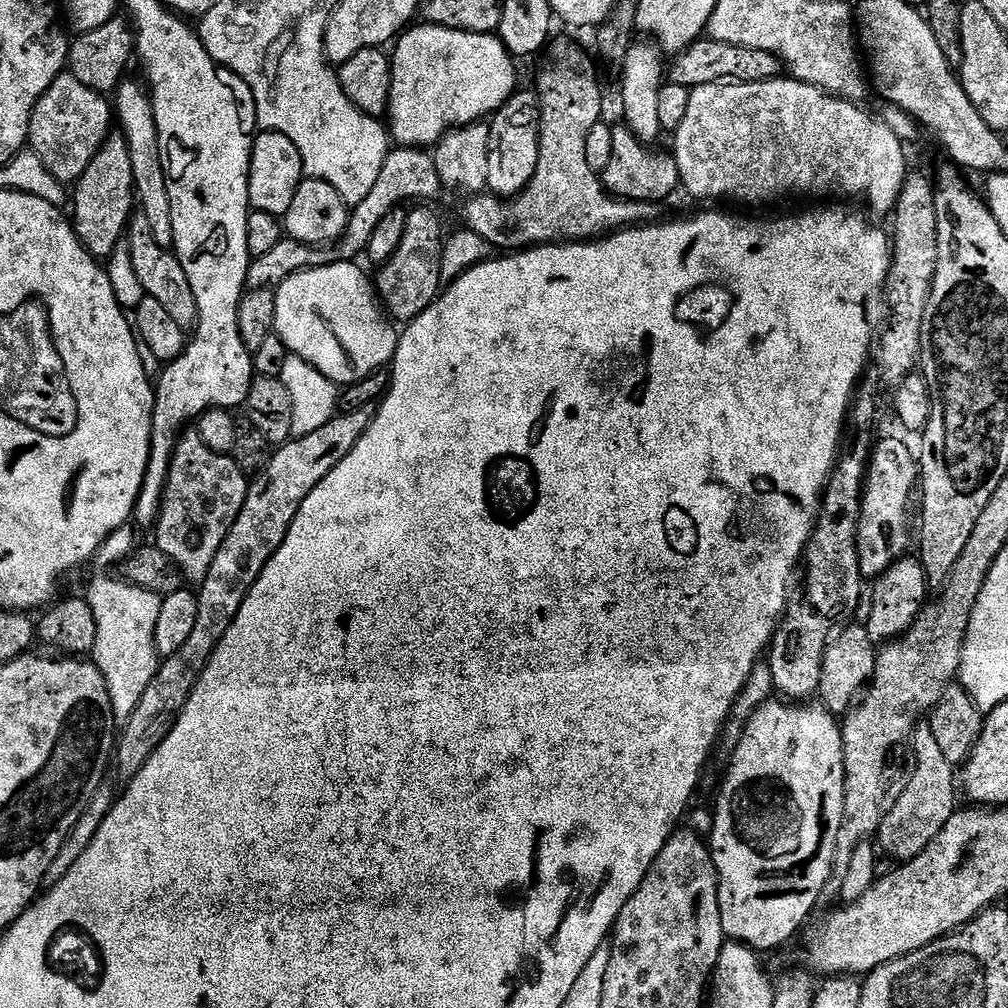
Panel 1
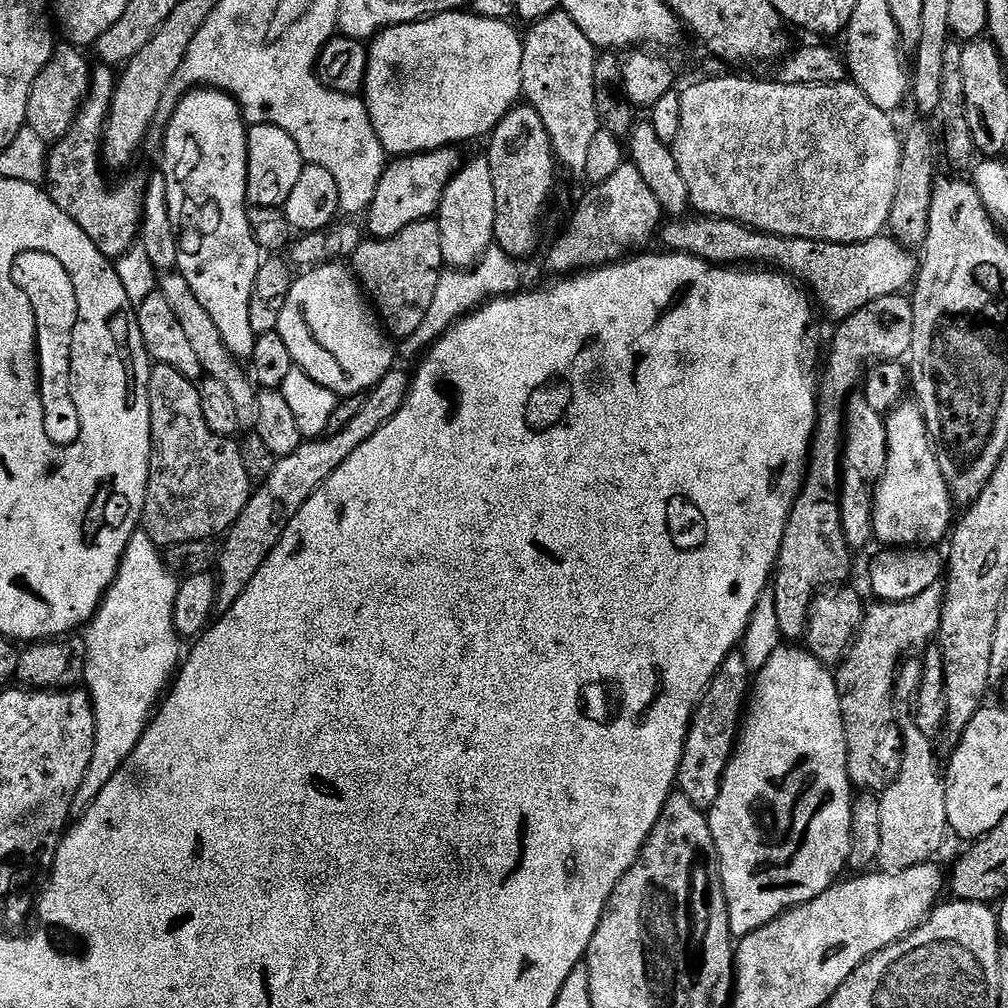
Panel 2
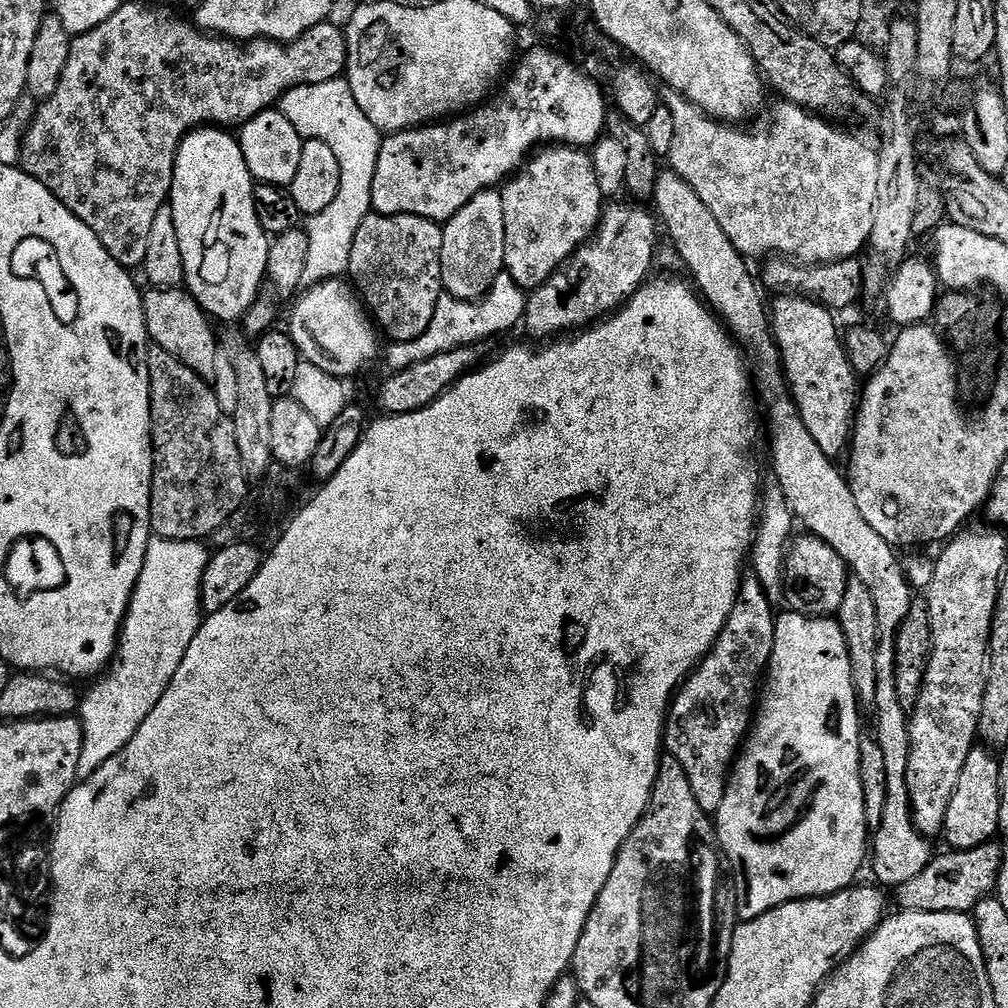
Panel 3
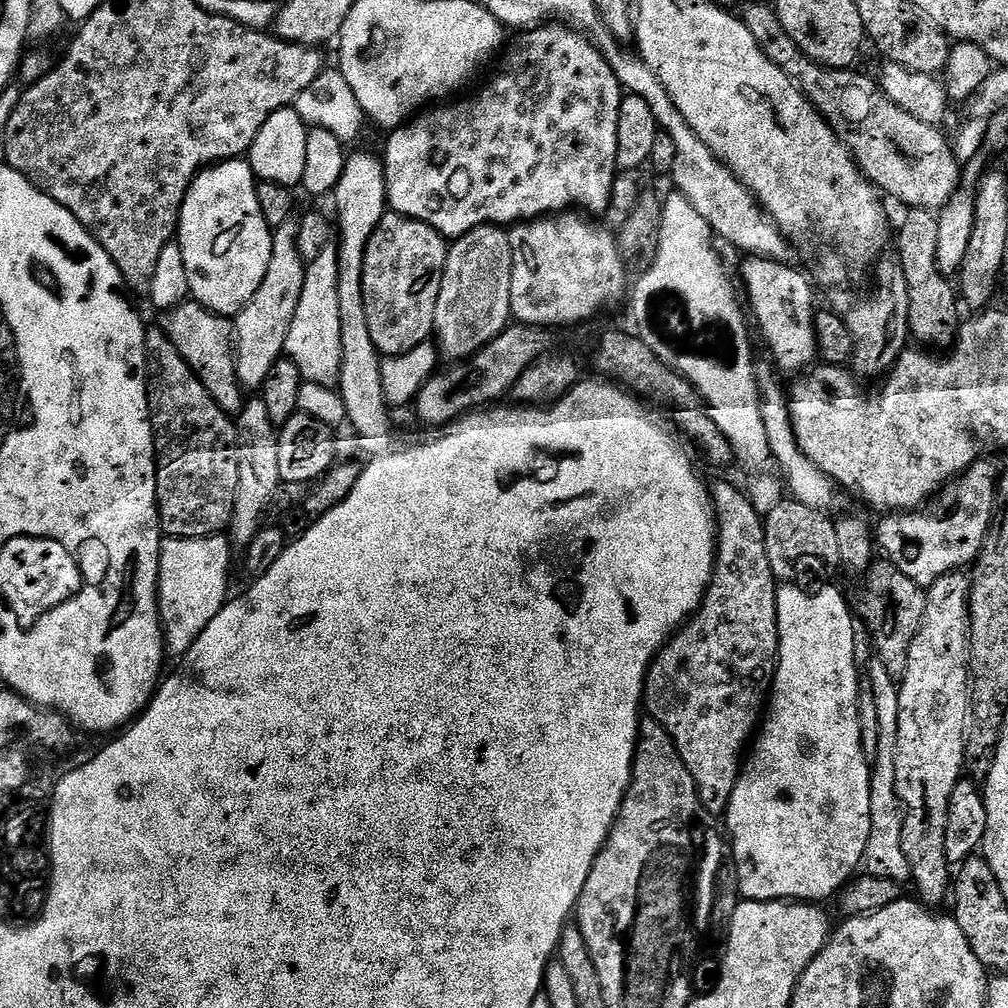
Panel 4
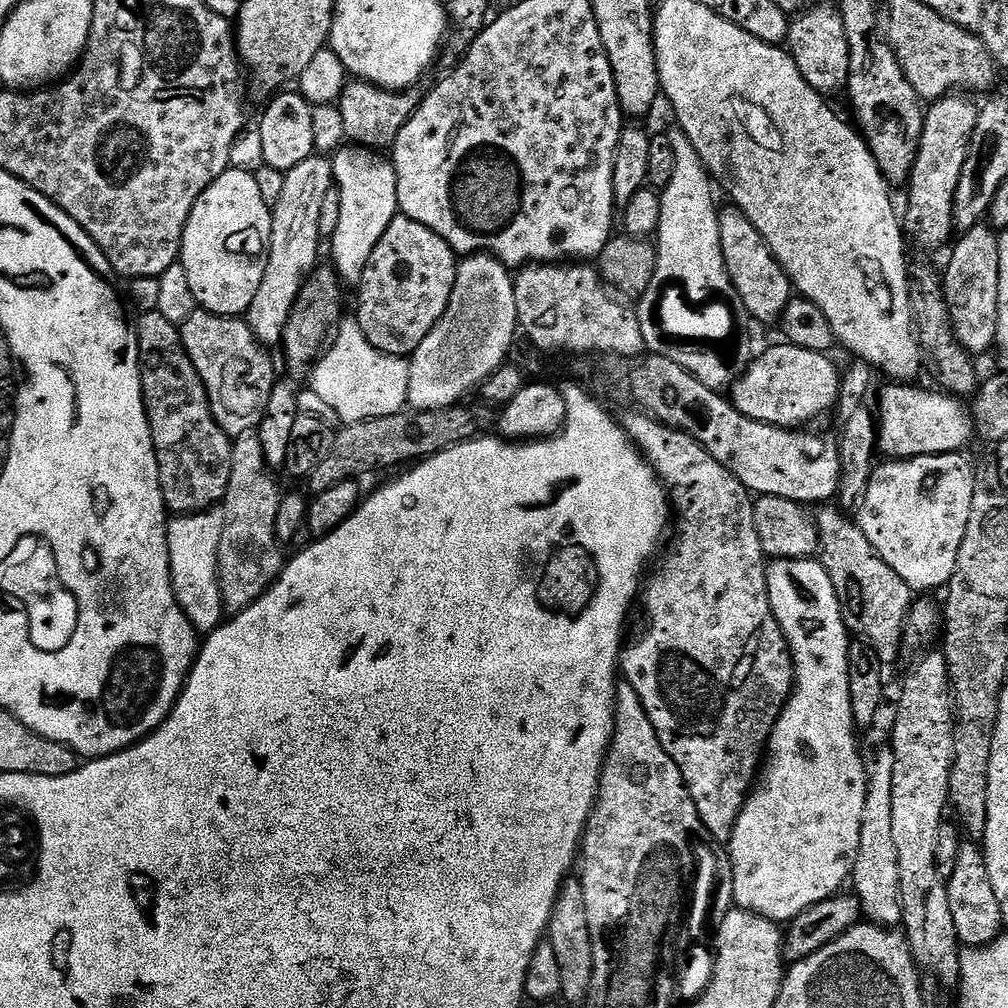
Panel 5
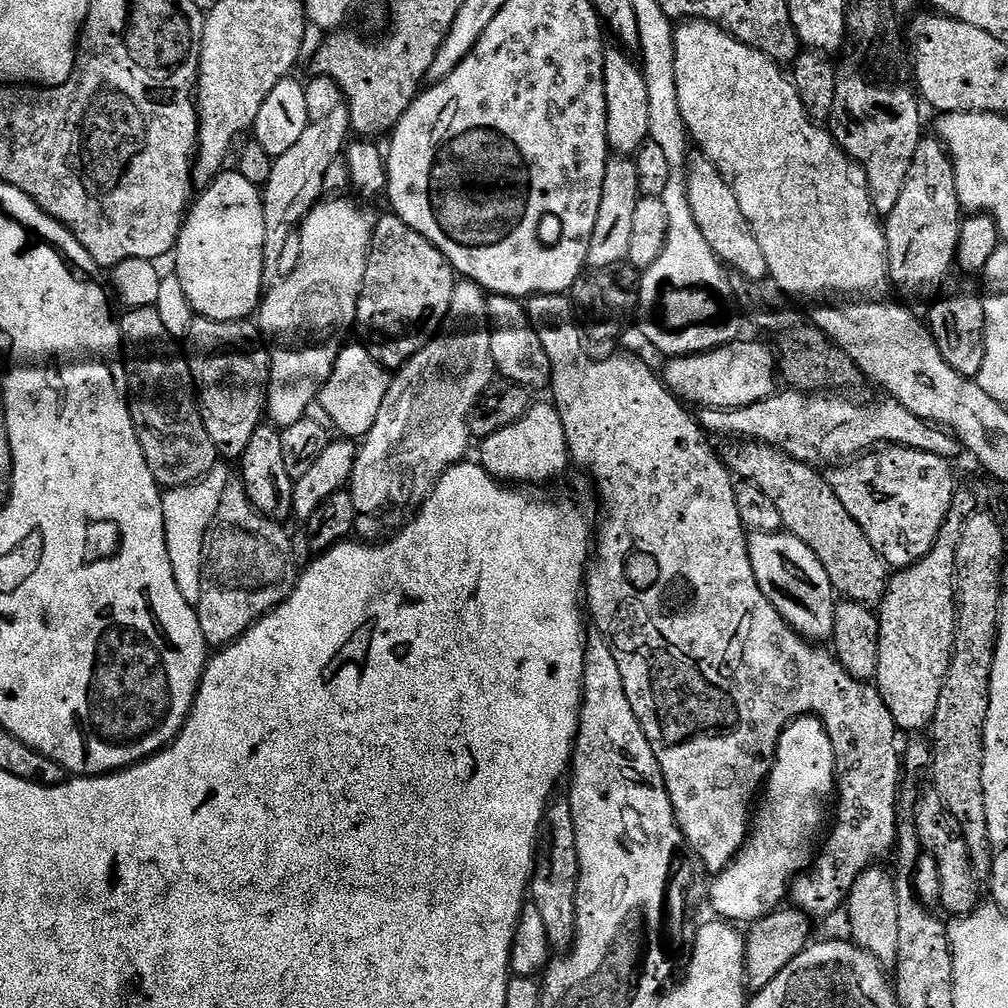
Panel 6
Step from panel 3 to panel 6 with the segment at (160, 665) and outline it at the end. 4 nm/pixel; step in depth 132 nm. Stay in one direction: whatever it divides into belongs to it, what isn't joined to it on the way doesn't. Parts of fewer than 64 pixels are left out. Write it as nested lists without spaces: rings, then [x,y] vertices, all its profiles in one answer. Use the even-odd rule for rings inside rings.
[[[218,466],[210,470],[210,474],[192,484],[169,488],[163,493],[162,514],[166,526],[166,546],[170,554],[170,566],[174,566],[174,582],[178,582],[182,598],[193,602],[200,599],[204,573],[204,546],[208,542],[208,531],[218,514],[218,506],[222,502],[222,494],[226,494],[228,483],[230,476],[227,470],[224,466]]]

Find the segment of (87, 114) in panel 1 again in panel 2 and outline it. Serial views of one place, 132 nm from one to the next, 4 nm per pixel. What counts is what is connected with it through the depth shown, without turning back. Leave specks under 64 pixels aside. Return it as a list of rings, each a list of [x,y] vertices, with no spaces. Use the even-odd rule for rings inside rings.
[[[71,42],[57,43],[50,62],[46,62],[42,74],[34,78],[34,86],[30,90],[27,127],[32,128],[34,134],[38,134],[38,138],[45,140],[49,146],[68,135],[76,115],[80,113],[81,104],[88,99],[88,88],[92,84],[92,68],[80,52],[83,51]]]

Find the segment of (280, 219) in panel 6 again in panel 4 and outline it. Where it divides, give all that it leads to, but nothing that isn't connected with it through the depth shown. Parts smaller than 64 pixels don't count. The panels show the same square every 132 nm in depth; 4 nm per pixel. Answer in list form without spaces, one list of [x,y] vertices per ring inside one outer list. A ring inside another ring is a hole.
[[[287,222],[272,233],[270,270],[262,278],[262,286],[254,290],[254,298],[234,317],[234,351],[236,373],[240,386],[245,390],[263,389],[266,374],[274,362],[285,355],[286,334],[290,334],[290,322],[294,322],[294,310],[298,310],[298,298],[302,298],[306,262],[298,250],[298,227]]]

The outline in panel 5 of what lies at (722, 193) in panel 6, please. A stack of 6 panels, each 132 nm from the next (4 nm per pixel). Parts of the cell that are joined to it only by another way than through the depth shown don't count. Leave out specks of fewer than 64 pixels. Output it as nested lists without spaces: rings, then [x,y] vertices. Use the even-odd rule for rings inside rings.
[[[735,206],[721,207],[720,213],[720,245],[726,262],[726,270],[738,290],[742,294],[742,302],[746,306],[749,317],[753,321],[761,320],[764,324],[774,325],[781,319],[788,301],[794,296],[792,281],[784,272],[784,268],[773,256],[768,243],[762,234],[746,218],[741,208]]]

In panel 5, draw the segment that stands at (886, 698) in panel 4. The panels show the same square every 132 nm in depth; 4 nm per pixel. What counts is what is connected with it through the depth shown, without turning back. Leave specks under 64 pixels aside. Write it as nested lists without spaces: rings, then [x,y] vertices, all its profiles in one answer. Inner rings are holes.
[[[891,747],[884,749],[876,756],[876,761],[871,761],[868,768],[868,793],[866,794],[866,807],[862,810],[862,838],[858,842],[858,858],[854,862],[854,870],[850,877],[854,895],[860,899],[860,911],[871,923],[881,926],[896,926],[903,921],[902,914],[902,886],[898,878],[898,849],[894,847],[894,830],[890,827],[890,821],[894,806],[892,795],[894,794],[894,758]]]

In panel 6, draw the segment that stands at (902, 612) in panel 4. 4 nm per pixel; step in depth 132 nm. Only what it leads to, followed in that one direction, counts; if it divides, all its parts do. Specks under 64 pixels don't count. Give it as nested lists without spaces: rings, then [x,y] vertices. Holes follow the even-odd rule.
[[[767,442],[736,443],[740,444],[732,444],[725,452],[722,452],[722,459],[733,477],[749,484],[758,485],[766,496],[778,506],[784,528],[802,542],[806,542],[806,546],[810,546],[810,550],[814,550],[818,562],[822,562],[826,574],[830,574],[830,582],[841,597],[856,600],[859,604],[879,605],[884,598],[884,593],[888,591],[890,565],[880,557],[878,550],[874,550],[874,546],[870,542],[870,538],[866,538],[862,526],[858,526],[858,522],[854,522],[854,518],[850,518],[850,510],[846,510],[846,506],[840,501],[838,494],[834,494],[827,479],[823,475],[819,476],[816,473],[819,471],[813,465],[803,464],[801,460],[787,456],[779,448]]]

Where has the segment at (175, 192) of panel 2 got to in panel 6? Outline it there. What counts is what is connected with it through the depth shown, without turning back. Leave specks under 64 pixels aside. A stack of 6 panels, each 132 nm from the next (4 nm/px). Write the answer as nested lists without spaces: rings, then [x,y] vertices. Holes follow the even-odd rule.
[[[239,170],[221,171],[220,175],[203,189],[204,192],[195,197],[194,203],[191,205],[190,211],[184,217],[184,225],[180,228],[180,237],[176,239],[176,247],[174,249],[174,257],[176,256],[176,268],[174,268],[175,276],[182,282],[182,288],[186,290],[186,298],[190,298],[192,311],[196,316],[205,316],[207,320],[243,320],[249,319],[248,315],[255,313],[260,307],[260,301],[266,291],[266,283],[264,284],[264,255],[266,249],[266,222],[264,221],[264,201],[262,192],[257,185],[252,184],[247,178],[240,173]]]

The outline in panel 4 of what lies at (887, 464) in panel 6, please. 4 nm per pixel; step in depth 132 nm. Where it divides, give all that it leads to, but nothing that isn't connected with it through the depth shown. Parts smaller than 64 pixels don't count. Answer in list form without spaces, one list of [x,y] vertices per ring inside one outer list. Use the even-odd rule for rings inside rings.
[[[977,458],[947,492],[952,499],[952,509],[945,516],[931,516],[925,510],[896,510],[885,515],[881,519],[885,520],[881,522],[880,529],[874,532],[875,539],[878,544],[880,539],[888,555],[885,557],[890,563],[902,574],[906,574],[910,582],[925,590],[938,582],[938,578],[963,569],[963,564],[975,565],[976,557],[984,549],[984,540],[994,524],[998,501],[998,471],[990,461]]]

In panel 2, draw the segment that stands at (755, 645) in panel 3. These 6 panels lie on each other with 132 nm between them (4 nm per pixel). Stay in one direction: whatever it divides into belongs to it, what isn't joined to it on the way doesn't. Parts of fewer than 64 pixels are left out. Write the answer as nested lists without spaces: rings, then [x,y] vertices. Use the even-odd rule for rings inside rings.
[[[737,650],[730,653],[722,662],[722,666],[712,679],[712,684],[705,690],[696,713],[692,716],[682,762],[676,775],[680,793],[690,798],[690,802],[694,802],[694,806],[701,810],[710,810],[714,802],[718,802],[724,771],[732,757],[732,749],[736,746],[742,727],[742,713],[745,711],[749,695],[750,669],[743,651]]]

